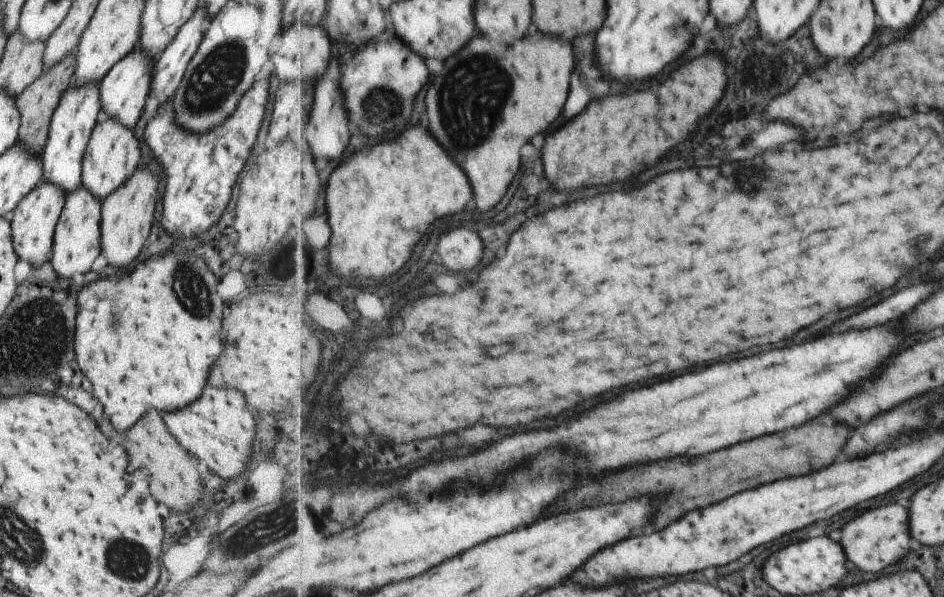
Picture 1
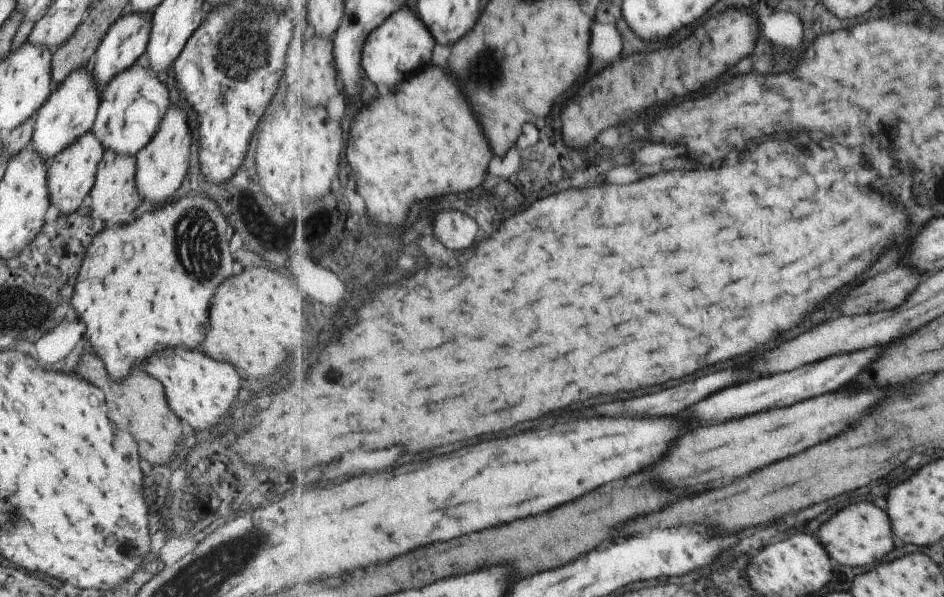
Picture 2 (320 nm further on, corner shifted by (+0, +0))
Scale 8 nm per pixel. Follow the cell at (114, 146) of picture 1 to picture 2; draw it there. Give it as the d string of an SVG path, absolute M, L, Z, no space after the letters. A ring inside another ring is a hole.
M138 60L107 82L89 132L93 132L93 136L101 142L103 150L111 150L117 156L136 156L155 136L157 126L168 108L169 92L164 77L153 74L143 61Z

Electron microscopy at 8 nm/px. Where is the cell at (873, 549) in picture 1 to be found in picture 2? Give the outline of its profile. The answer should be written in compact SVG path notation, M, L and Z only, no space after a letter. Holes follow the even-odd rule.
M871 502L851 504L849 508L837 512L833 516L833 522L827 520L821 526L819 534L821 534L821 542L823 542L823 546L827 546L827 552L831 554L831 558L841 562L843 566L851 566L851 568L877 564L881 558L885 558L895 548L895 538L893 538L893 530L891 530L887 512L877 508Z

